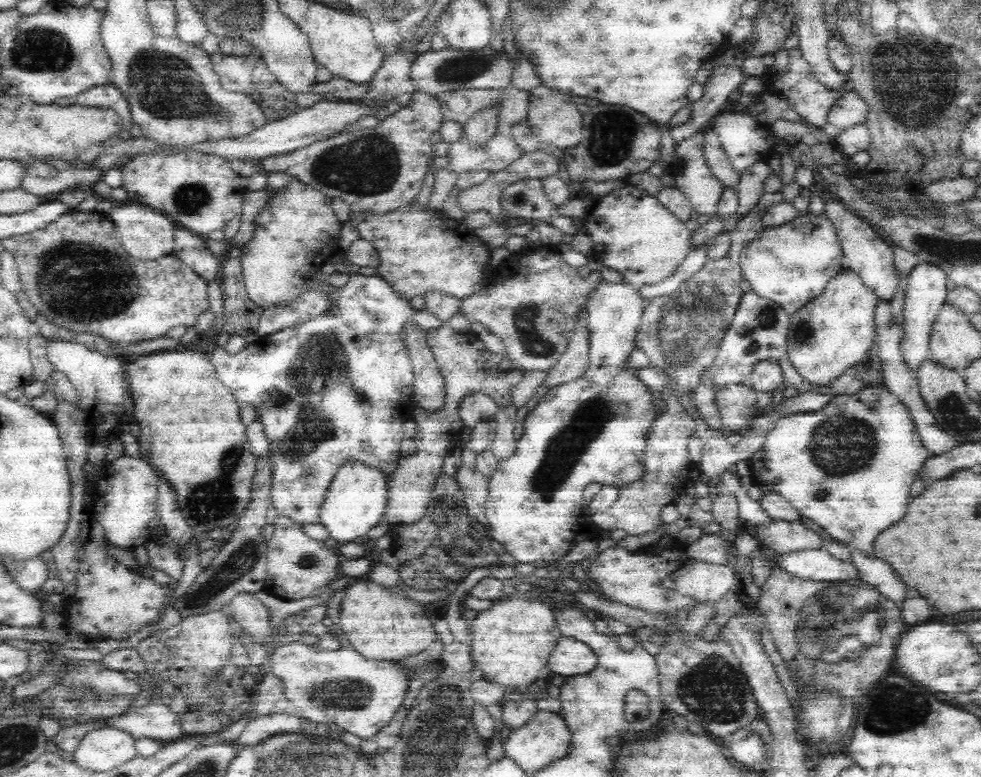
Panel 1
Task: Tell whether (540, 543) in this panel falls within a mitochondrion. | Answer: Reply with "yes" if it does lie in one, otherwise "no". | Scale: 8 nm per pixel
no

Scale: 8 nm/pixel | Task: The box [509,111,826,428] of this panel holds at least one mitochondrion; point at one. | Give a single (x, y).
(681, 335)

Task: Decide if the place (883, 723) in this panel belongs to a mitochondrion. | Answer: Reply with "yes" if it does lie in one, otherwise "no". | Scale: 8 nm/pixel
yes

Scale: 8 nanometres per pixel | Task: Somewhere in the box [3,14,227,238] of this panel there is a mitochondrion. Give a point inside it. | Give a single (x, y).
(36, 50)

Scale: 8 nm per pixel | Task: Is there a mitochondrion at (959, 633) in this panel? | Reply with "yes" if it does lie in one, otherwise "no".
no

